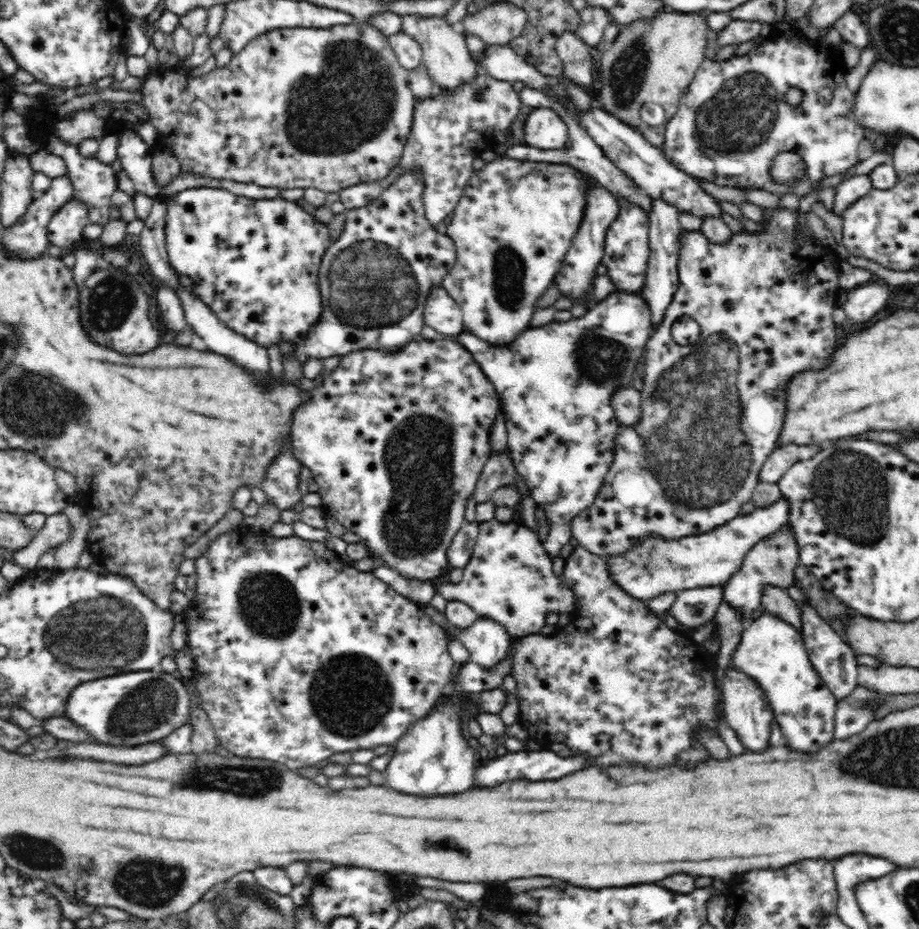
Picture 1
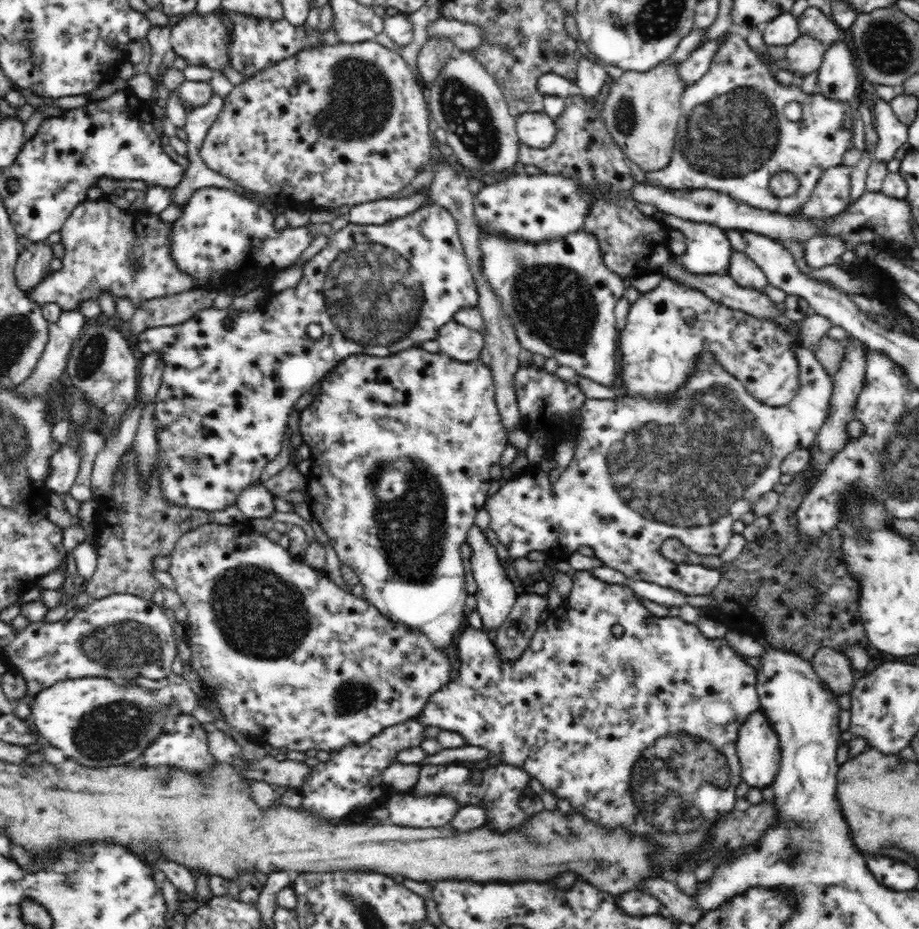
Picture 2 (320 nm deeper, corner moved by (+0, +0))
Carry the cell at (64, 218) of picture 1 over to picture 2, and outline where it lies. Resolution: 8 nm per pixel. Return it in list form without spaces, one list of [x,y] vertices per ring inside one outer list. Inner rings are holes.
[[[45,241],[32,242],[28,249],[18,255],[14,276],[20,290],[32,290],[50,273],[50,261],[54,258],[52,244]]]

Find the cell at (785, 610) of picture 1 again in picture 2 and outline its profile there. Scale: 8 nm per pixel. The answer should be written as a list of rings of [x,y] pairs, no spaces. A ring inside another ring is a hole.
[[[828,646],[816,650],[811,665],[830,691],[838,694],[850,693],[854,689],[854,672],[851,660],[842,652]]]

